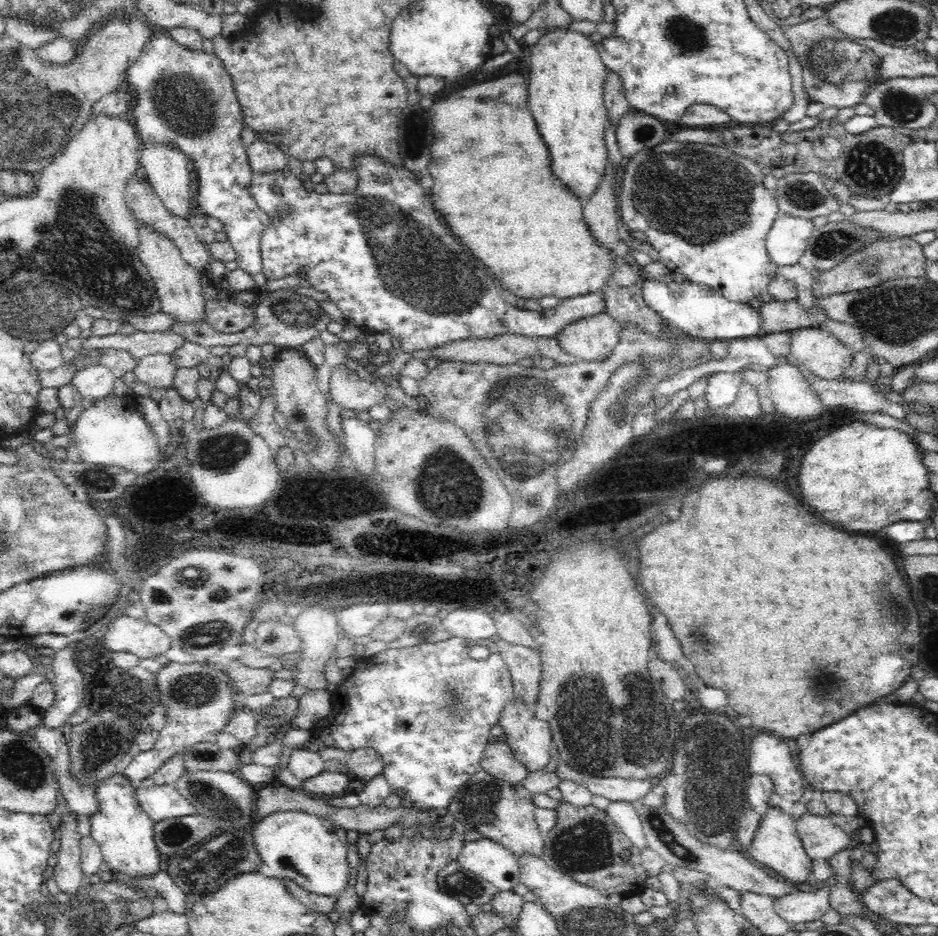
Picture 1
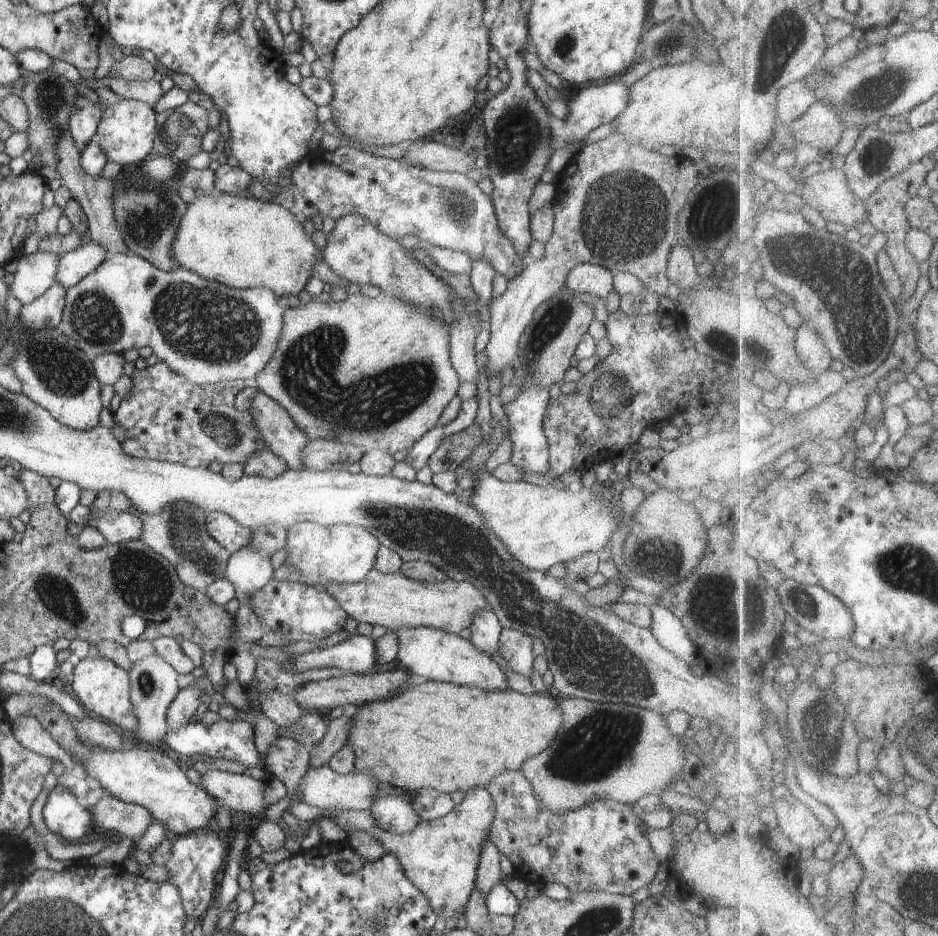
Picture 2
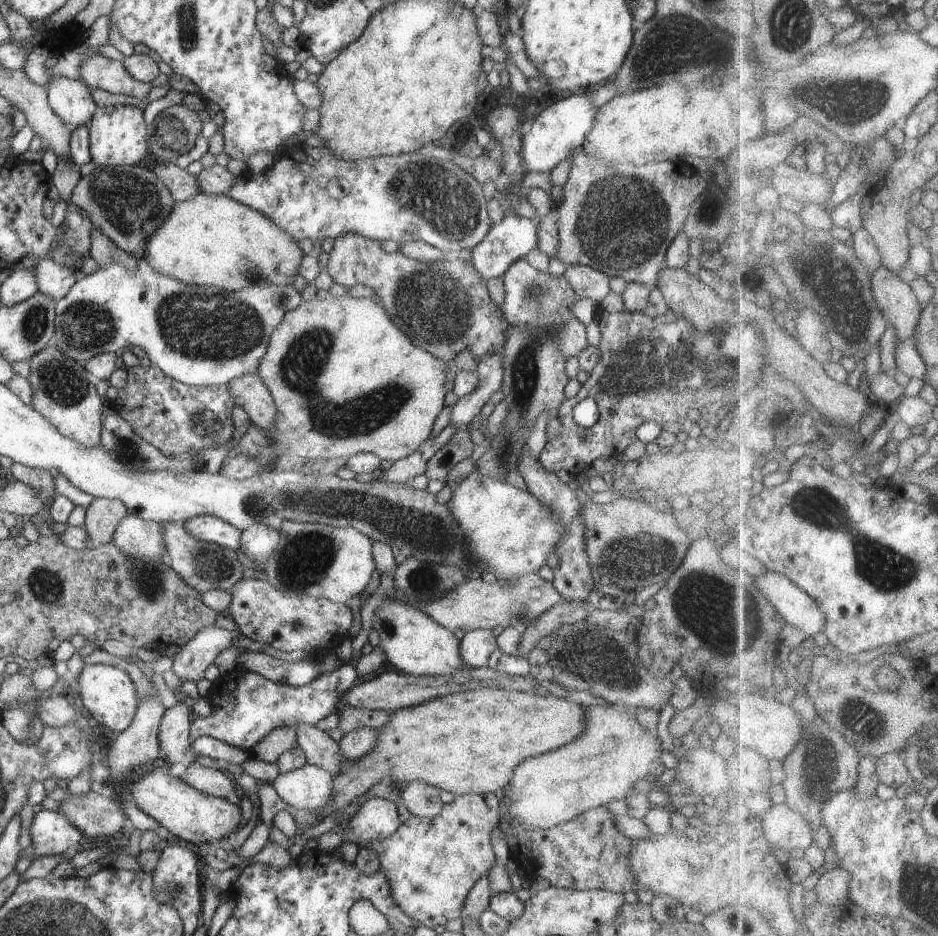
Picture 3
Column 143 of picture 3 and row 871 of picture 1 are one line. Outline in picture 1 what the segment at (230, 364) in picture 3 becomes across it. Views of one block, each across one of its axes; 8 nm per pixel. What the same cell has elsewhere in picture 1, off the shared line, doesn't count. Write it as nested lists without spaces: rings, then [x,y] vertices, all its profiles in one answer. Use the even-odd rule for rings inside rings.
[[[276,811],[253,825],[252,833],[262,859],[260,872],[288,878],[313,894],[338,897],[348,884],[347,830],[331,820],[304,811]]]

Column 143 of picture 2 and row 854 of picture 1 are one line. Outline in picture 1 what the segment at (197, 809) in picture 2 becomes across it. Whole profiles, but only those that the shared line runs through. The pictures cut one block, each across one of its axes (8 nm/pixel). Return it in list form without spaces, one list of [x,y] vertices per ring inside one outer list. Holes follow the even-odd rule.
[[[787,808],[769,809],[762,814],[760,824],[754,835],[752,844],[748,847],[748,858],[756,864],[764,864],[777,872],[777,876],[800,884],[812,882],[812,859],[803,847],[803,842],[796,828],[796,821]]]

